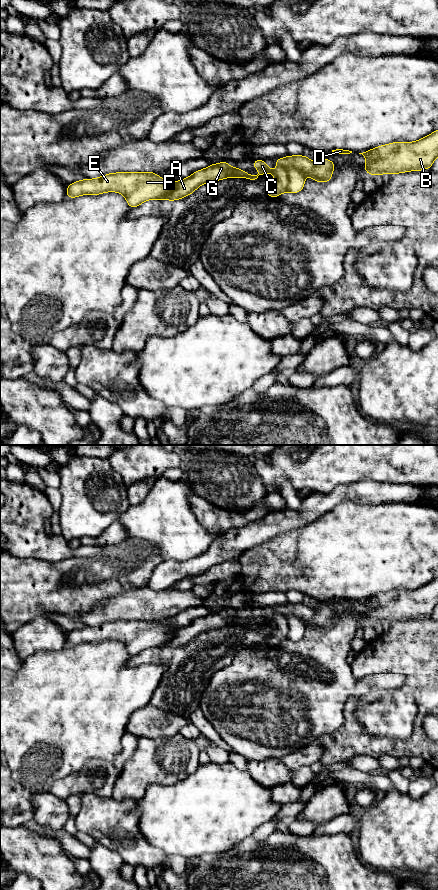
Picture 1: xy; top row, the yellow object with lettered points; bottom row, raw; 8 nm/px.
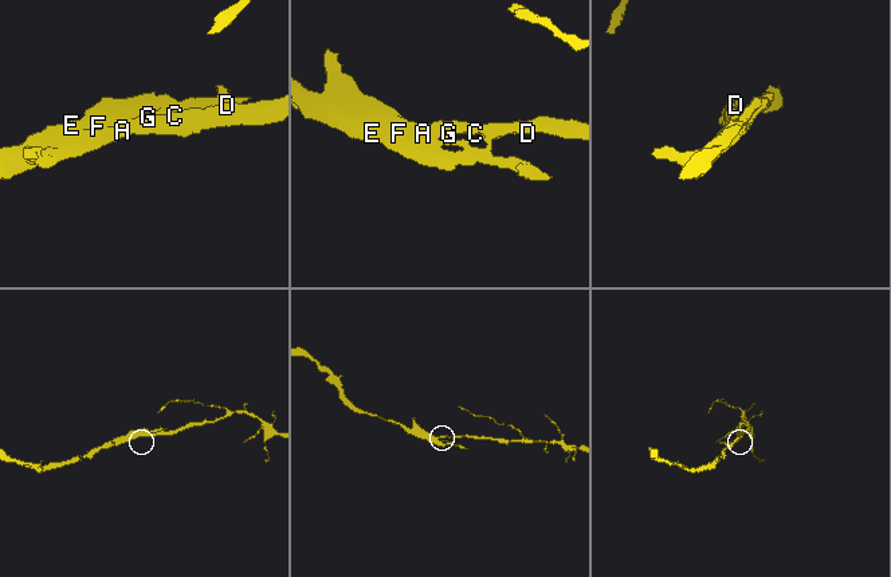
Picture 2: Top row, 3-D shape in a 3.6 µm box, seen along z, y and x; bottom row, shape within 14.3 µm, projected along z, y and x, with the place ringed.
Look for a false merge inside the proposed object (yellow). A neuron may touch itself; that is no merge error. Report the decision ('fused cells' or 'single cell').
fused cells

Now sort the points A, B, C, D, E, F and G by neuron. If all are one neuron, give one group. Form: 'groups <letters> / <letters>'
groups A B C D G / E F

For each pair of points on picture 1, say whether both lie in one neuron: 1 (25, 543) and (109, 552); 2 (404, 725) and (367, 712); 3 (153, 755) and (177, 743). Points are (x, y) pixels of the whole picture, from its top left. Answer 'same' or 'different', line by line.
1: different
2: same
3: same

